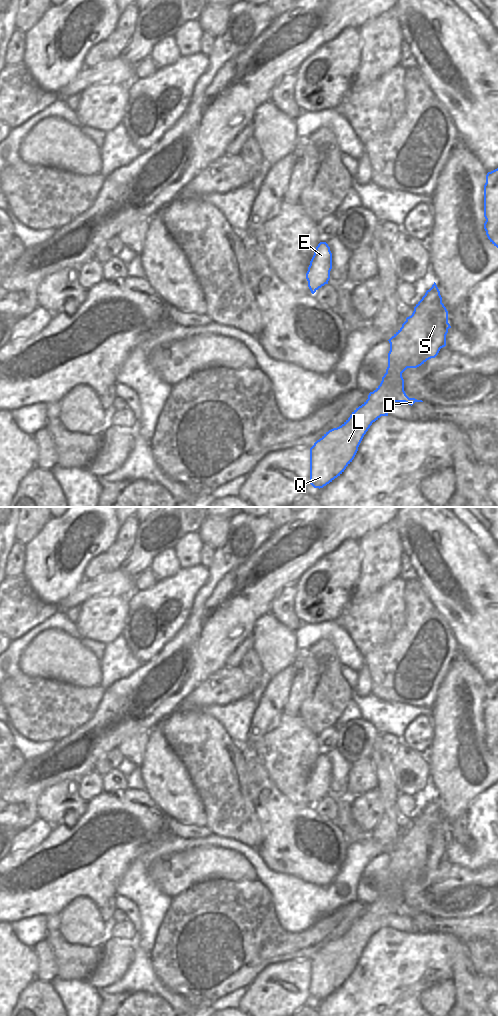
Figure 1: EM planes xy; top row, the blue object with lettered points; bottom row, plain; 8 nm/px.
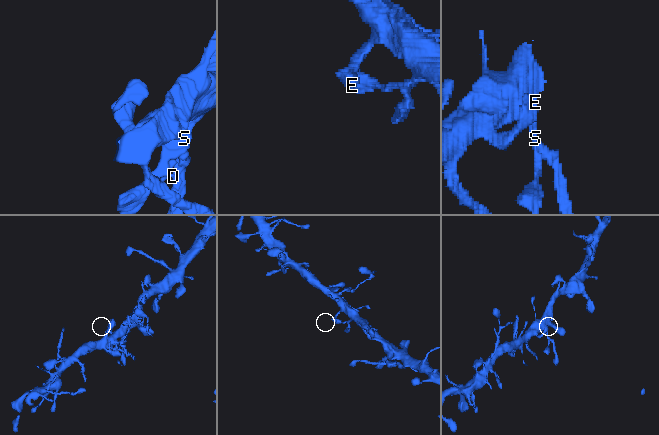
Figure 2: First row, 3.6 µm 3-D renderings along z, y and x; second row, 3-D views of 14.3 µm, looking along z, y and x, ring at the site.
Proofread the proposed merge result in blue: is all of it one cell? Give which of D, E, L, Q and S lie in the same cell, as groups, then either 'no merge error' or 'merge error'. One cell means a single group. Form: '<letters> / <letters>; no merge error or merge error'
D E L Q S; no merge error

